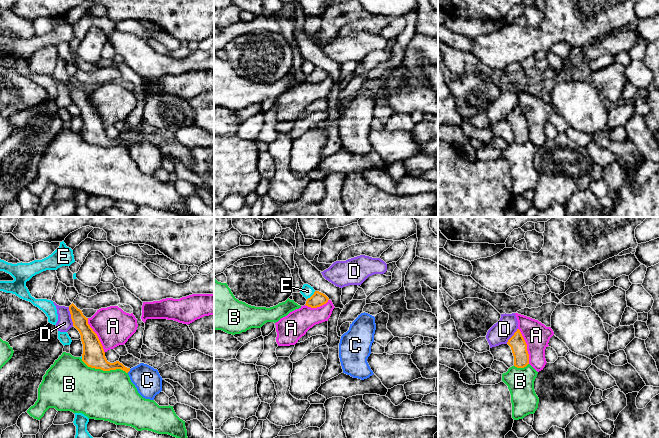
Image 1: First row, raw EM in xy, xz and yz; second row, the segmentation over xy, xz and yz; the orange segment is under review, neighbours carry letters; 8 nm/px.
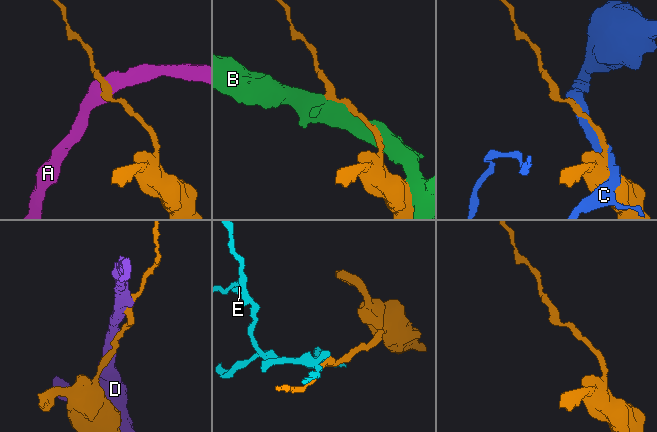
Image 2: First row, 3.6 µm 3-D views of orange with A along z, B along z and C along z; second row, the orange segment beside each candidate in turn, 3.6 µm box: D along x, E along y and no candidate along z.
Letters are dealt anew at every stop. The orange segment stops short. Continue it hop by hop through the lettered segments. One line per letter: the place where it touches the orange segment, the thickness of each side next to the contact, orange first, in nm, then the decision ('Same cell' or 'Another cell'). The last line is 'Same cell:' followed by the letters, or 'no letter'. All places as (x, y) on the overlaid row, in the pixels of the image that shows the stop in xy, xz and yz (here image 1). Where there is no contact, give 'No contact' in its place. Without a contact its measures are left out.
A: Touches orange at yz (526, 346). Thickness 130 nm (orange) against 200 nm. Another cell
B: Touches orange at xy (104, 370). Thickness 180 nm (orange) against 400 nm. Another cell
C: Touches orange at xy (128, 371). Thickness 120 nm (orange) against 220 nm. Another cell
D: Touches orange at xy (71, 316). Thickness 140 nm (orange) against 120 nm. Another cell
E: Touches orange at xz (312, 295). Thickness 120 nm (orange) against 100 nm. Another cell
Same cell: no letter

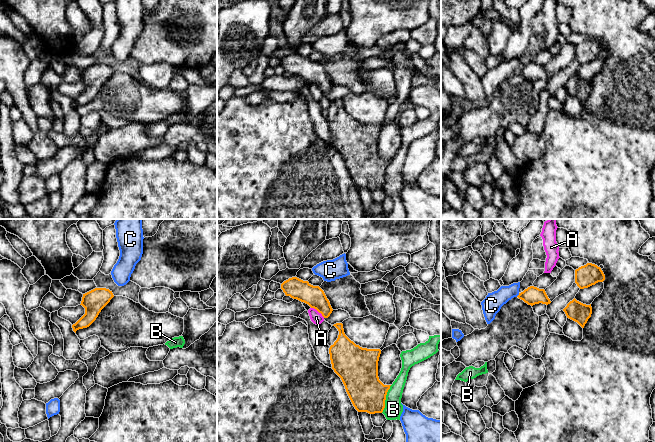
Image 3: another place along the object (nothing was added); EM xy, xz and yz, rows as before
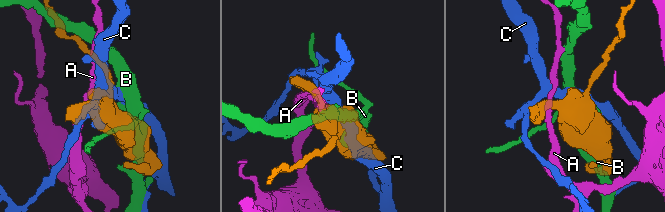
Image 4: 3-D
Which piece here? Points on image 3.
A: Touches orange at xz (318, 311). Thickness 170 nm (orange) against 90 nm. Another cell
B: Touches orange at xz (385, 399). Thickness 300 nm (orange) against 150 nm. Another cell
C: Touches orange at yz (518, 295). Thickness 150 nm (orange) against 160 nm. Another cell
Same cell: no letter

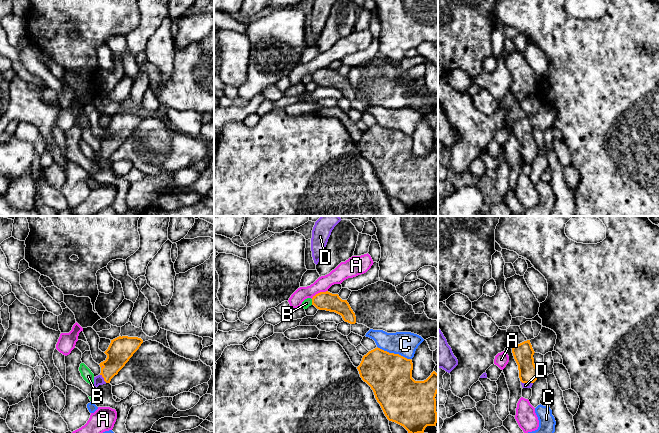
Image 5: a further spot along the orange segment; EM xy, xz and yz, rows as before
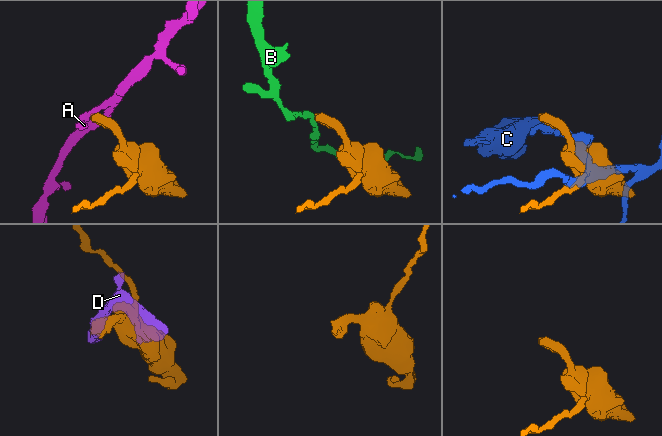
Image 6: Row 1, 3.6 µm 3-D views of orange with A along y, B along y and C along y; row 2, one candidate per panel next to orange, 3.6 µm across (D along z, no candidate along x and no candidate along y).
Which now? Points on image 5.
A: Touches orange at xz (320, 292). Thickness 150 nm (orange) against 140 nm. Another cell
B: Touches orange at xz (312, 302). Thickness 150 nm (orange) against 70 nm. Another cell
C: Touches orange at xz (393, 353). Thickness 360 nm (orange) against 190 nm. Another cell
D: Touches orange at xy (103, 377). Thickness 200 nm (orange) against 80 nm. Same cell
Same cell: D

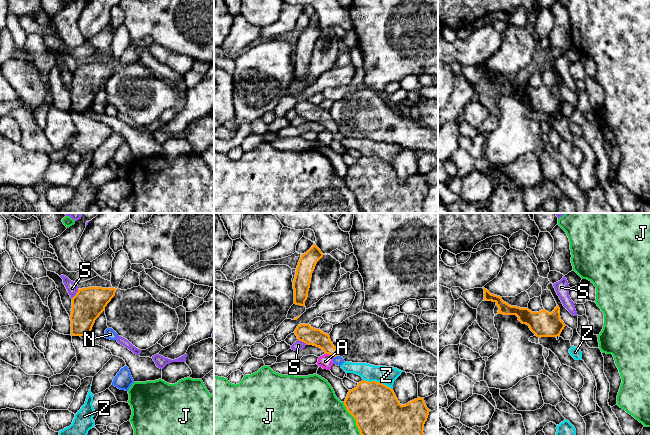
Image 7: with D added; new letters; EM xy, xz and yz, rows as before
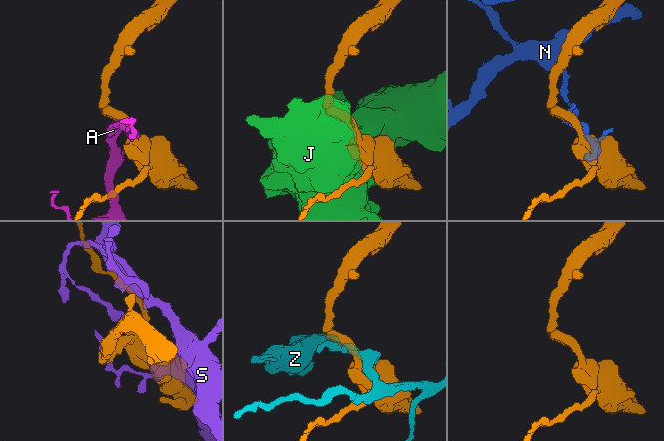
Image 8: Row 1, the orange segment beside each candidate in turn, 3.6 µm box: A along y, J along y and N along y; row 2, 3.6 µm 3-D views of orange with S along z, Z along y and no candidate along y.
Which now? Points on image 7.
A: Touches orange at xz (329, 354). Thickness 140 nm (orange) against 120 nm. Another cell
J: Touches orange at xz (354, 417). Thickness 380 nm (orange) against 340 nm. Another cell
N: Touches orange at xz (335, 356). Thickness 140 nm (orange) against 70 nm. Another cell
S: Touches orange at xy (76, 294). Thickness 260 nm (orange) against 90 nm. Another cell
Z: Touches orange at xz (378, 382). Thickness 380 nm (orange) against 140 nm. Another cell
Same cell: no letter

